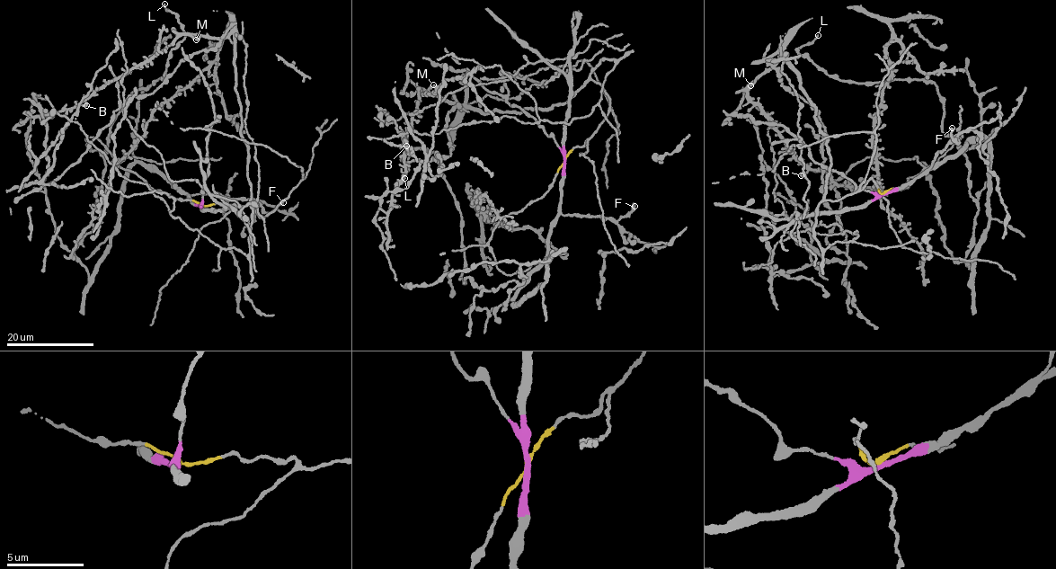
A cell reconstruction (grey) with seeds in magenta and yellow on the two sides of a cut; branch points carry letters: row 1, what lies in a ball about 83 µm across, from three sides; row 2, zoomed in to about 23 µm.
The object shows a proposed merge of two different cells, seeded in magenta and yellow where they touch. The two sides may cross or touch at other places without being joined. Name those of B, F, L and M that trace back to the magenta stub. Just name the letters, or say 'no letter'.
F, L

